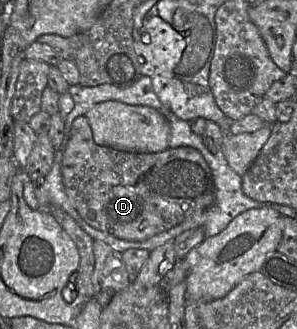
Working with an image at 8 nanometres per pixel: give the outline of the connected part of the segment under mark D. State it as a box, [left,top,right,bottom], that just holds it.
[61,116,216,241]

